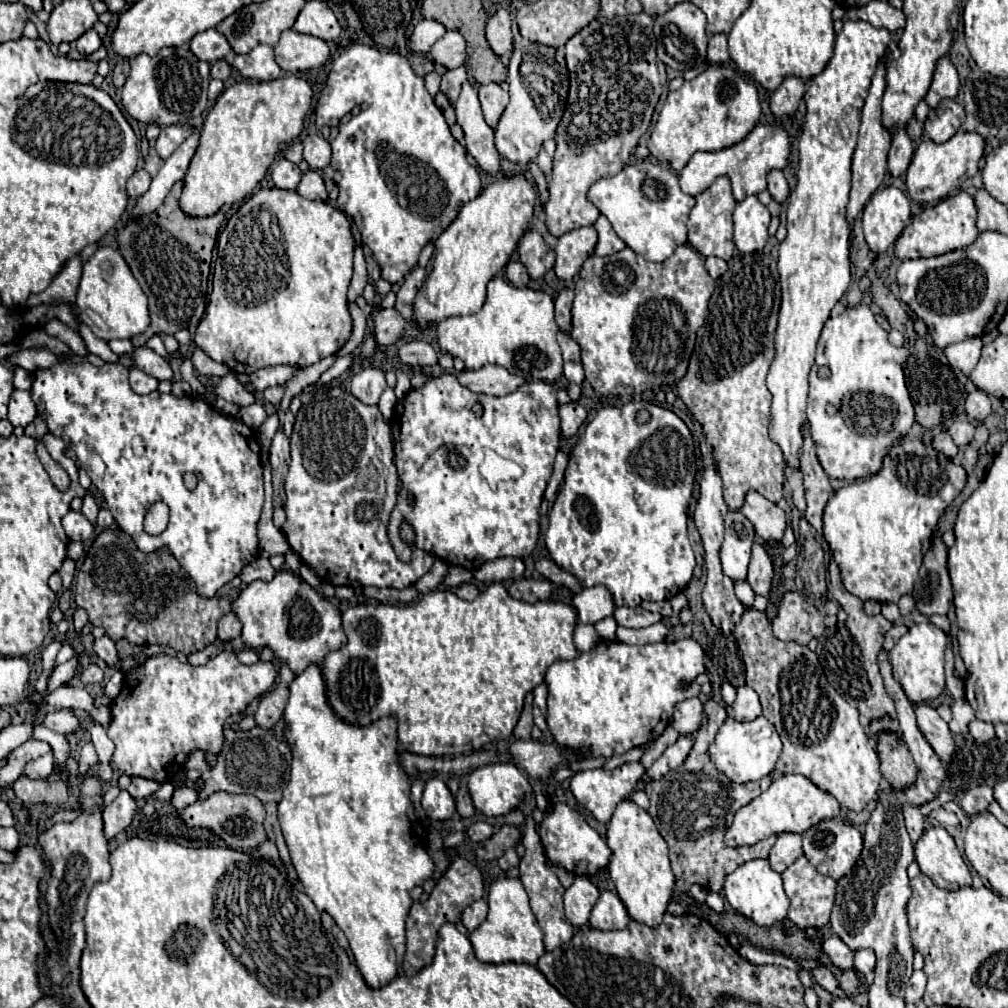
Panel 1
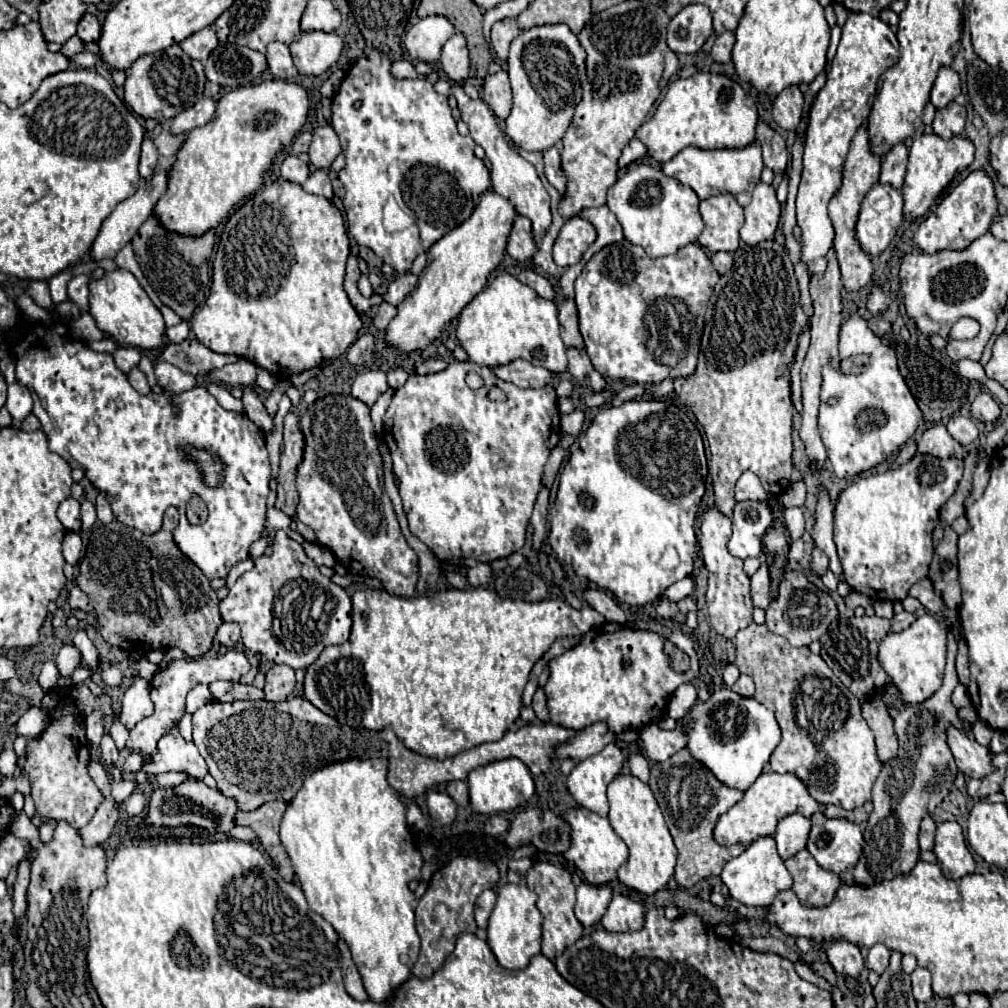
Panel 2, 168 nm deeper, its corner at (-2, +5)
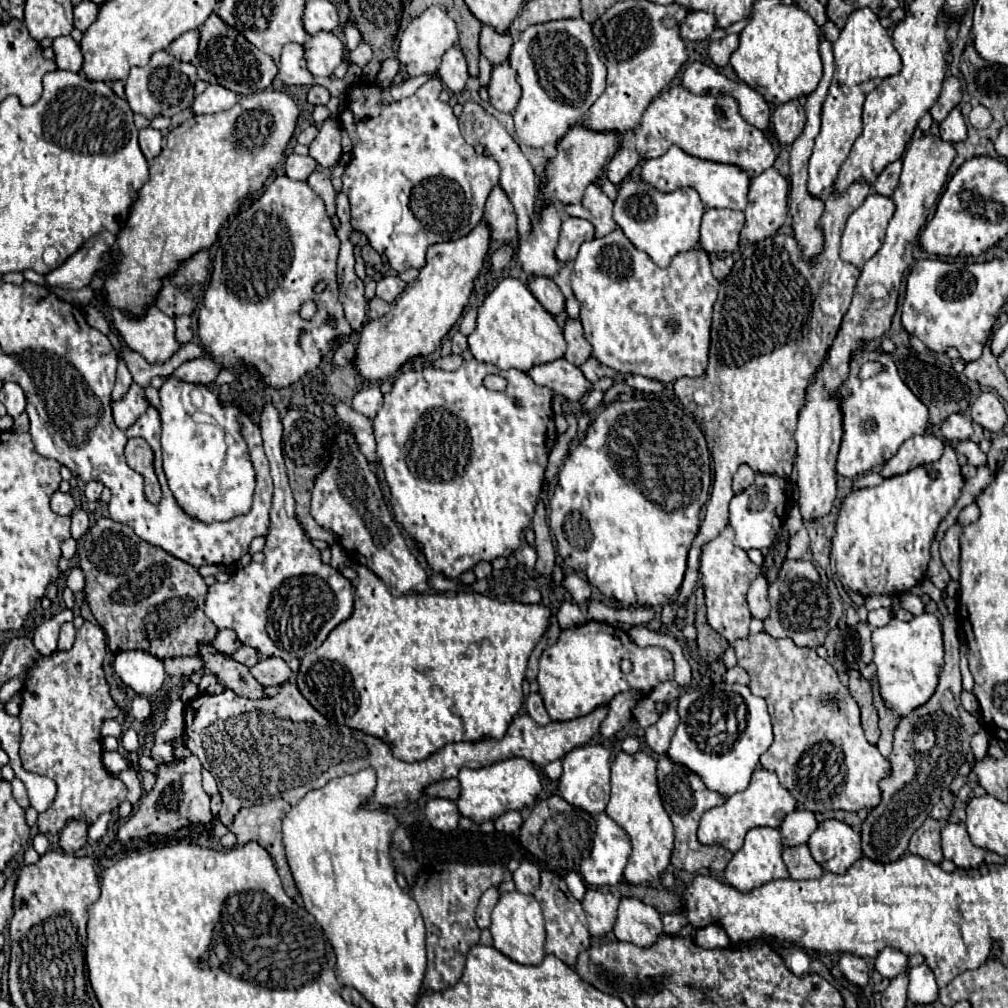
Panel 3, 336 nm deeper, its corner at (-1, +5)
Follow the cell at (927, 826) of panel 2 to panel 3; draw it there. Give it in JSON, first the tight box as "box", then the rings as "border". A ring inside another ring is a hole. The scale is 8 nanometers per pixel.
{"box":[909,819,941,863],"border":[[[925,819],[925,823],[913,833],[909,841],[909,853],[919,855],[923,859],[929,859],[931,863],[941,863],[941,825],[935,819]]]}

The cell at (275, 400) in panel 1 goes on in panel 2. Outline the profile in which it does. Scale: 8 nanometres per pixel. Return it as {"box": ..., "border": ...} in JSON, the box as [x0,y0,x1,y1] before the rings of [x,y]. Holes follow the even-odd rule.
{"box":[256,369,276,391],"border":[[[258,369],[258,379],[256,379],[256,385],[262,387],[264,391],[272,391],[274,385],[276,385],[276,377],[270,375],[266,369]]]}

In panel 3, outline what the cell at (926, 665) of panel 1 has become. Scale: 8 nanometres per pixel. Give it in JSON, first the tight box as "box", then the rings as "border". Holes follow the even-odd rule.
{"box":[873,613,943,717],"border":[[[923,613],[911,621],[899,621],[893,617],[885,627],[873,629],[873,649],[879,693],[887,709],[899,717],[907,717],[913,709],[925,705],[935,693],[937,679],[943,669],[941,621],[931,613]]]}

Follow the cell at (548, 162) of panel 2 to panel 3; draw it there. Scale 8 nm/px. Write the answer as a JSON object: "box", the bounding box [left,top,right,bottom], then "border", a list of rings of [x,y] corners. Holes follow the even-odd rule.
{"box":[565,183,617,237],"border":[[[595,183],[585,189],[585,197],[579,205],[567,205],[565,211],[573,217],[583,217],[591,221],[595,225],[595,237],[605,237],[607,233],[617,229],[617,223],[611,219],[613,201]]]}

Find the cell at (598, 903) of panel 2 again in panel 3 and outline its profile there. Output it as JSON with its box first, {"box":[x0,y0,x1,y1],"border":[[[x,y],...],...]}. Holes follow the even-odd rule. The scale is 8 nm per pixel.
{"box":[583,889,619,937],"border":[[[587,889],[583,899],[583,909],[587,913],[587,927],[593,937],[605,937],[611,933],[617,919],[619,899],[609,891]]]}

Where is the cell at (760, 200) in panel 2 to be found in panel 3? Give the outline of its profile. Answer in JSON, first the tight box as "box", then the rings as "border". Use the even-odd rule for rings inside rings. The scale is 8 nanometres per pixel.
{"box":[741,167,789,243],"border":[[[775,167],[755,177],[749,185],[749,203],[743,211],[747,223],[741,237],[755,243],[775,235],[787,219],[787,197],[789,183]]]}

